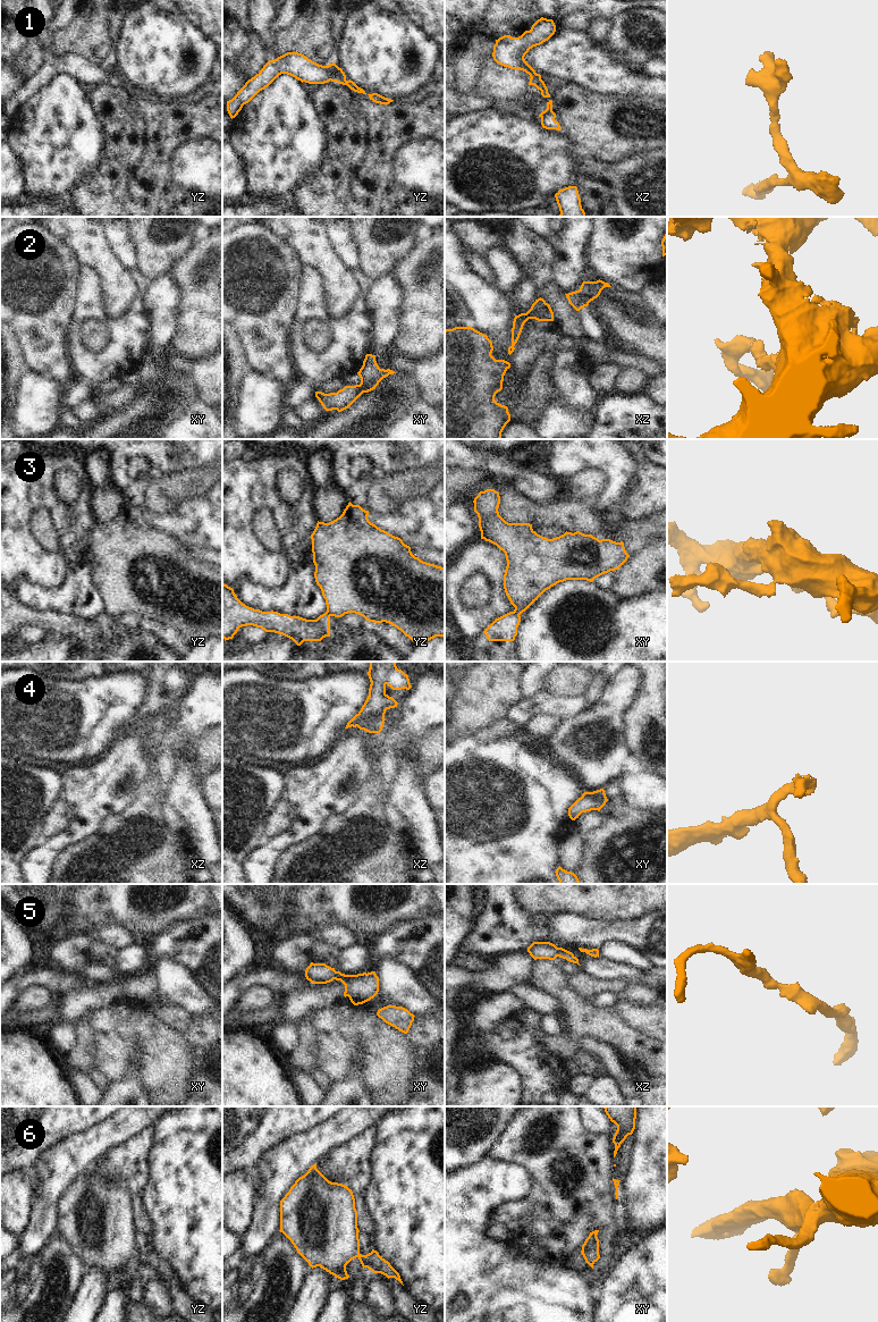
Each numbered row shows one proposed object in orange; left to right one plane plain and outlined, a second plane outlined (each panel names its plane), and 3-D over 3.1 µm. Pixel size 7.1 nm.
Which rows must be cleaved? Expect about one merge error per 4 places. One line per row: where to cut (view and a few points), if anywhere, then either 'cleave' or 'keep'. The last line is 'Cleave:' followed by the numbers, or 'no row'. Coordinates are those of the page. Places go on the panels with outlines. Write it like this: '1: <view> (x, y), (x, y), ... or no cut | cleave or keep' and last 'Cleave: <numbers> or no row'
1: no cut | keep
2: no cut | keep
3: xy (514, 611), (518, 615) | cleave
4: no cut | keep
5: no cut | keep
6: no cut | keep
Cleave: 3

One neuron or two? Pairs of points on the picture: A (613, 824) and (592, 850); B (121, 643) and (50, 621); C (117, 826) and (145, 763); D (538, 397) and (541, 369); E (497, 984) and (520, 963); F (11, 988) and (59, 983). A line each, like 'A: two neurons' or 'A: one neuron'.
A: one neuron
B: one neuron
C: two neurons
D: one neuron
E: one neuron
F: one neuron

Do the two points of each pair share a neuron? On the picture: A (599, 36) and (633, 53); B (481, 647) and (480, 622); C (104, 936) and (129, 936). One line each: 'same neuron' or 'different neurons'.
A: different neurons
B: different neurons
C: same neuron

